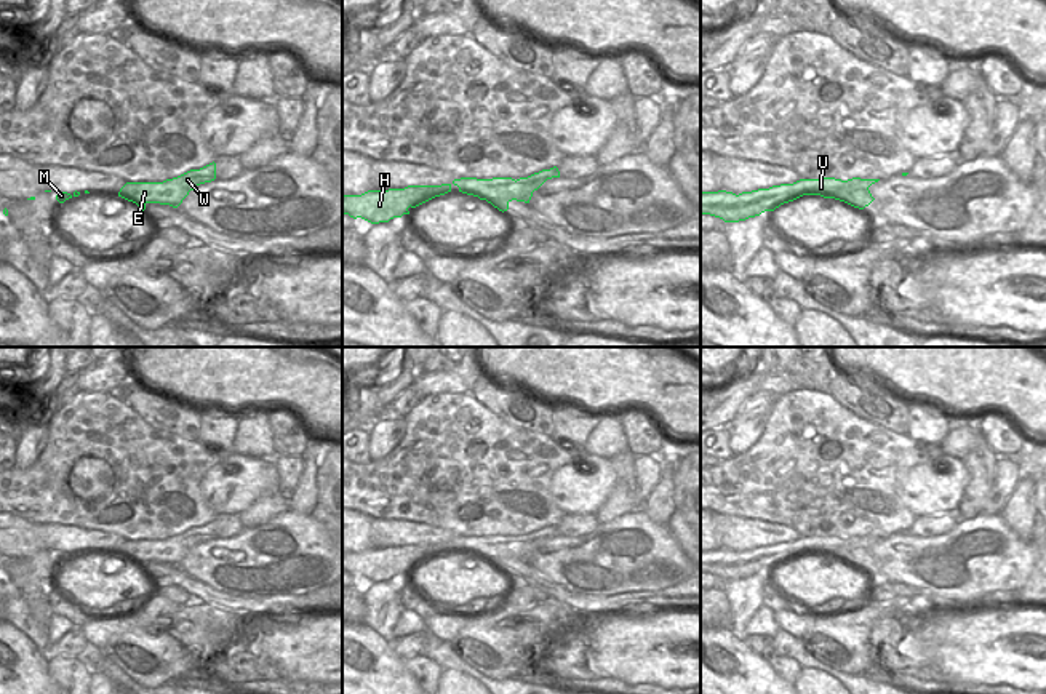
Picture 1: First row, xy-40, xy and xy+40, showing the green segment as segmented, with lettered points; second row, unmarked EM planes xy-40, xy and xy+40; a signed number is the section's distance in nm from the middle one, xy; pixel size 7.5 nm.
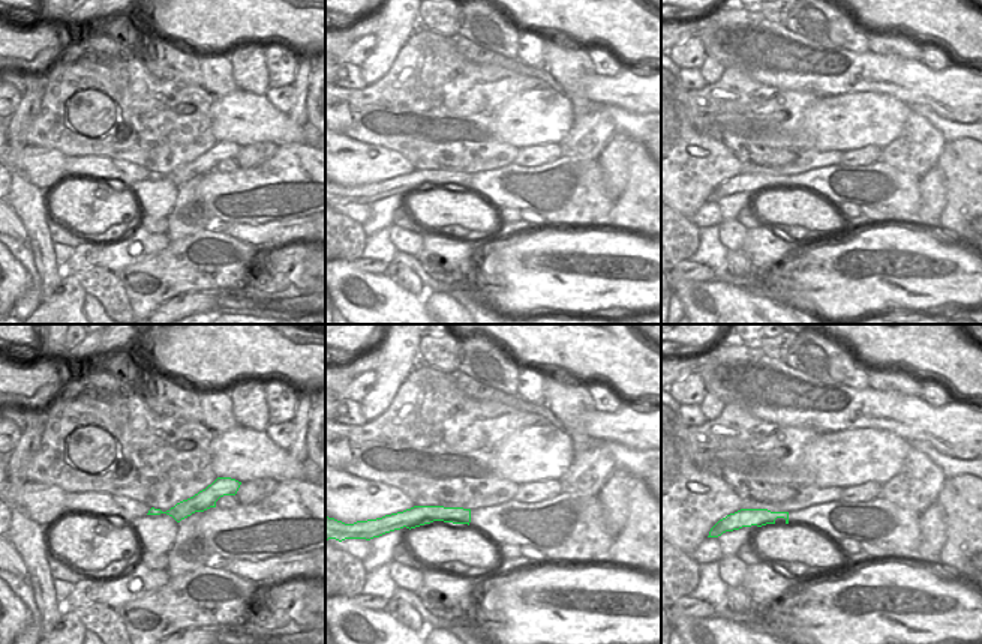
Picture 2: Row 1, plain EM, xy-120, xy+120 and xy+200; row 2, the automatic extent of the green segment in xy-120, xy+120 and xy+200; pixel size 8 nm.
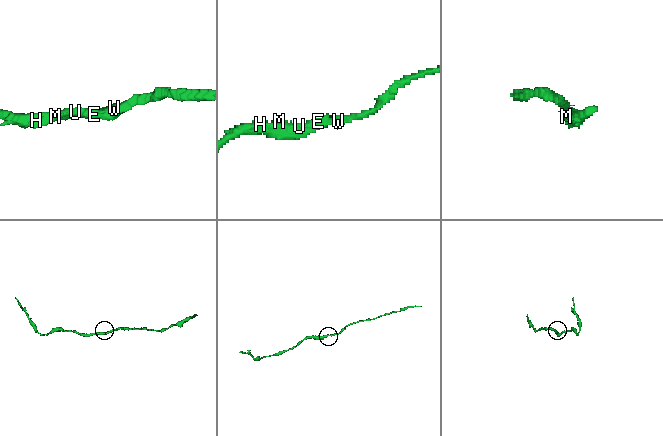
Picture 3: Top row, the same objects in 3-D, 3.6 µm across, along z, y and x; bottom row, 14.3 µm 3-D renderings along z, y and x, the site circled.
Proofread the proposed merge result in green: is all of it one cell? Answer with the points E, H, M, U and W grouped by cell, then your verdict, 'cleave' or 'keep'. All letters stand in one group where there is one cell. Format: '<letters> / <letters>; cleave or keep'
E H M U W; keep

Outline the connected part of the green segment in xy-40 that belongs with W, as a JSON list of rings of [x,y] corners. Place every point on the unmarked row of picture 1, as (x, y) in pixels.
[[[213,520],[200,528],[190,528],[163,540],[126,540],[120,547],[118,555],[136,561],[142,569],[147,561],[160,561],[178,566],[190,548],[214,537],[216,521]]]

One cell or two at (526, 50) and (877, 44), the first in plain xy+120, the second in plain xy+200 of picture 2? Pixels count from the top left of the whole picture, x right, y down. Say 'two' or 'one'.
two

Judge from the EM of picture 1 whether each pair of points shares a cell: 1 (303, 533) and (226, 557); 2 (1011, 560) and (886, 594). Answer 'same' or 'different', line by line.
1: same
2: different

